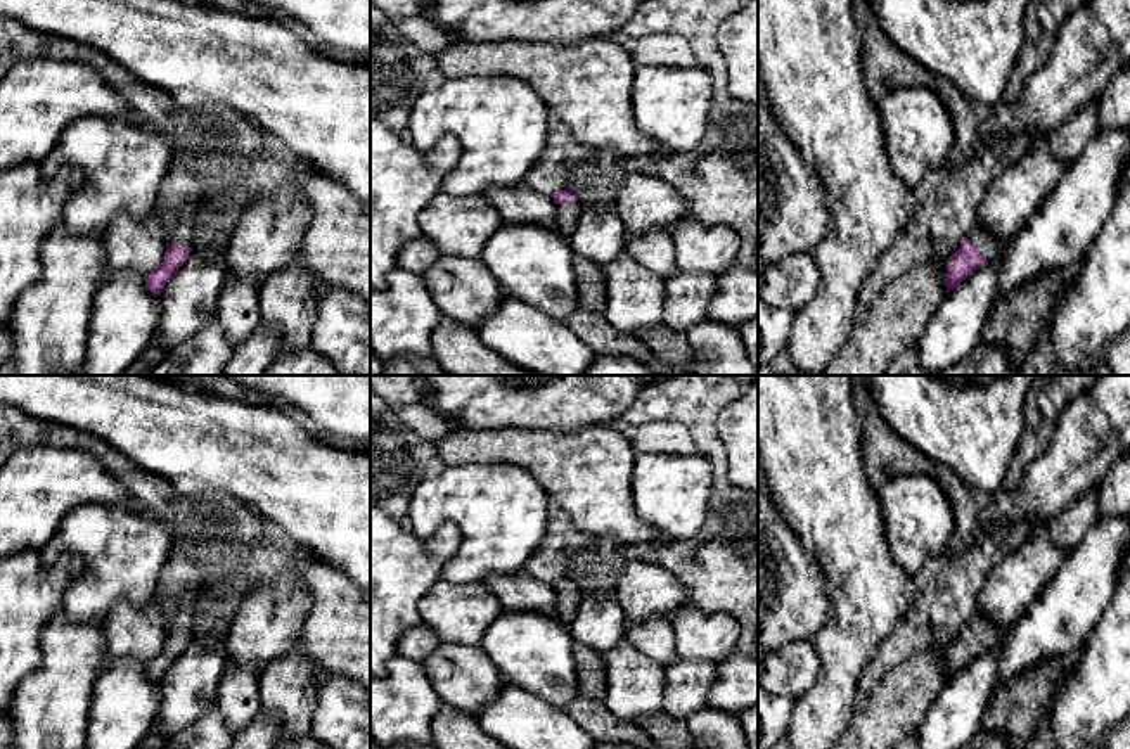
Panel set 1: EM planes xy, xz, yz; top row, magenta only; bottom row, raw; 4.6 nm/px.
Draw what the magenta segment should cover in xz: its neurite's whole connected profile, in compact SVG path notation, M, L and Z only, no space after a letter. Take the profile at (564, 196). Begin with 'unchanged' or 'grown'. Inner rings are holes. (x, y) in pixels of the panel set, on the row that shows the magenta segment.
grown; M564 189L554 195L555 202L555 228L566 239L575 232L578 220L581 216L581 202L578 197Z

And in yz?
grown; M976 220L969 230L969 235L960 242L960 247L947 261L947 294L971 273L986 266L990 261L998 259L1005 249L1005 244L1007 240L995 237Z

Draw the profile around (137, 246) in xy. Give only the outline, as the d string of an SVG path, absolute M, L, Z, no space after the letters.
M156 211L147 218L118 214L102 235L106 266L100 282L116 273L147 278L163 261L168 235Z

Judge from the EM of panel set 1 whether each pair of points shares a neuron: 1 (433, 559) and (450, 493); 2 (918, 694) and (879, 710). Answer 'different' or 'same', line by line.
1: different
2: same

